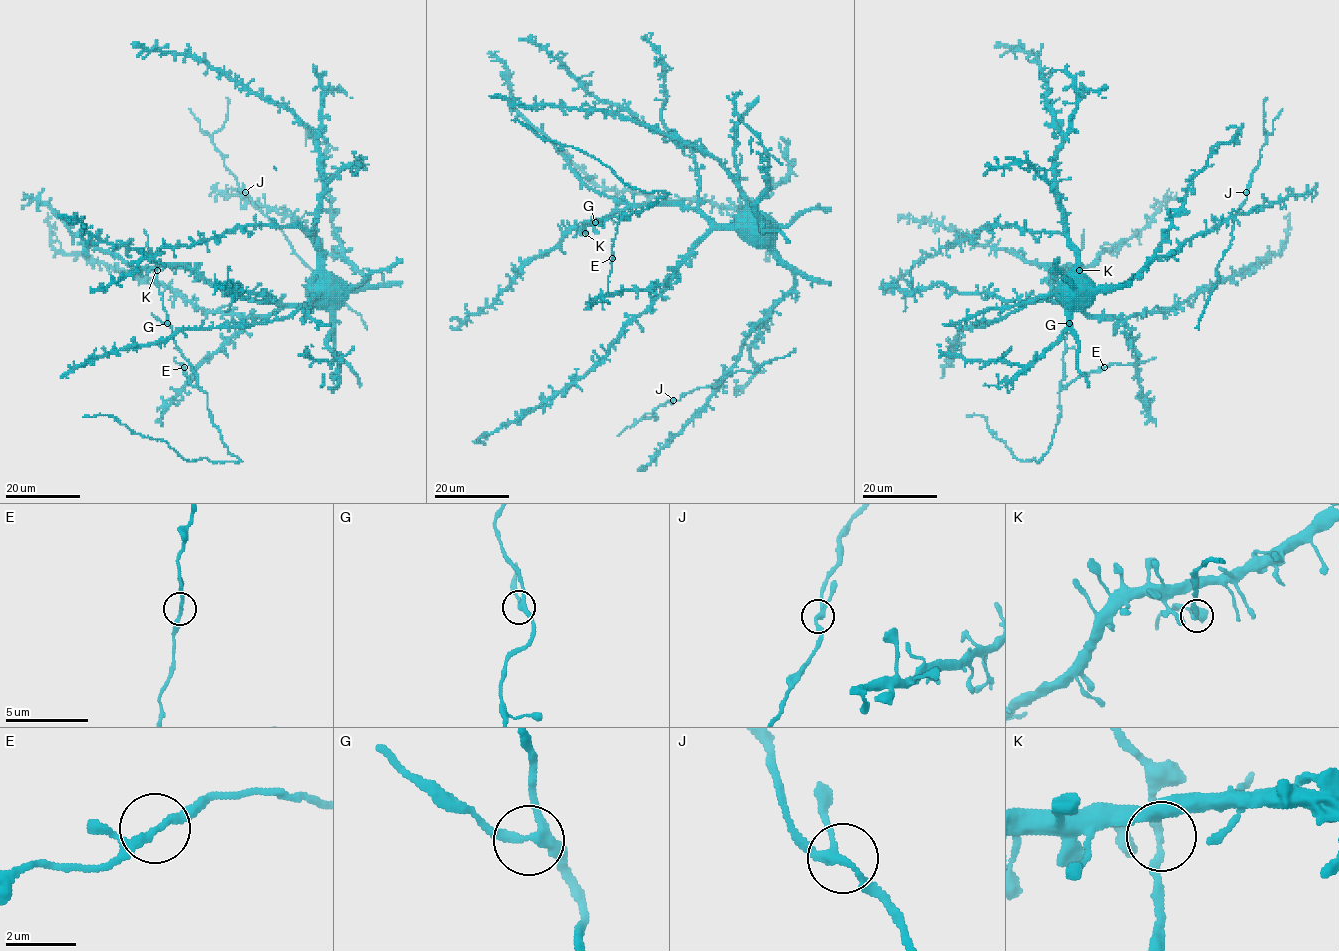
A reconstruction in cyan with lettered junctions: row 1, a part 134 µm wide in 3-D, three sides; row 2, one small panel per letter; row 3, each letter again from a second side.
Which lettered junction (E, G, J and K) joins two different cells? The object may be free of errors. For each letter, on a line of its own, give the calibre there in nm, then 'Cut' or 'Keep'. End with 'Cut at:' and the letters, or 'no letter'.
E: Thickness 180 nm. Keep
G: Thickness 240 nm. Keep
J: Thickness 200 nm. Keep
K: Thickness 200 nm. Keep
Cut at: no letter

